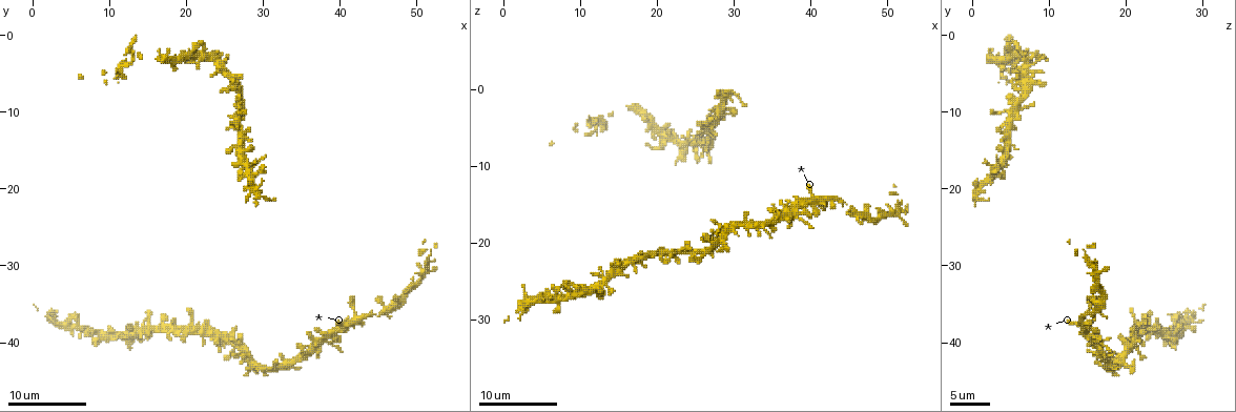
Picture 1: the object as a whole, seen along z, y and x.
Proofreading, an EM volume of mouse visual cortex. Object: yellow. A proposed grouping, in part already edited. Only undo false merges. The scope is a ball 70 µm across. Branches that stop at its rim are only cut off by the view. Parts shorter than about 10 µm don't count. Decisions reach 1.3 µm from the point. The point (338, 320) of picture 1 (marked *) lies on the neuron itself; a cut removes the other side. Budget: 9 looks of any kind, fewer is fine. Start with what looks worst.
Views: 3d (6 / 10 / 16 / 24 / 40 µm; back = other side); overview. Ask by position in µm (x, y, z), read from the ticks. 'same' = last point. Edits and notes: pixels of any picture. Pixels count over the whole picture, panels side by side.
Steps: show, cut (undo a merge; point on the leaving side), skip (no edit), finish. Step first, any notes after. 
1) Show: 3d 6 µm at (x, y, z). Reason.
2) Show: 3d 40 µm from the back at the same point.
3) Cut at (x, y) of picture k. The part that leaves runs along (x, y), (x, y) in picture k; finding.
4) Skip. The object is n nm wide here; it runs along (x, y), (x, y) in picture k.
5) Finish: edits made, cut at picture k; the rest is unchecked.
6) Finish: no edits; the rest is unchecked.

Show: 3d 6 µm at (17.5, 38.5, 21.5). Narrows sharply.

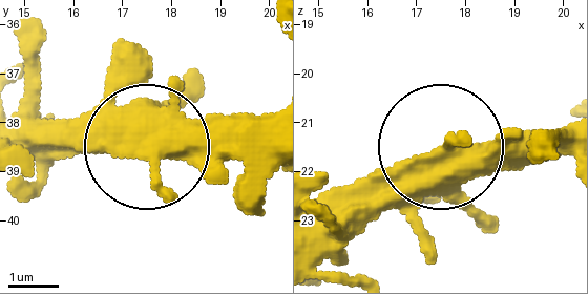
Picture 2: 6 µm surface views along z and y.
Skip. Continuous, no second neuron.

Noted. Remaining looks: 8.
Show: 3d 6 µm at (23.5, 39.0, 21.0). Narrows sharply.

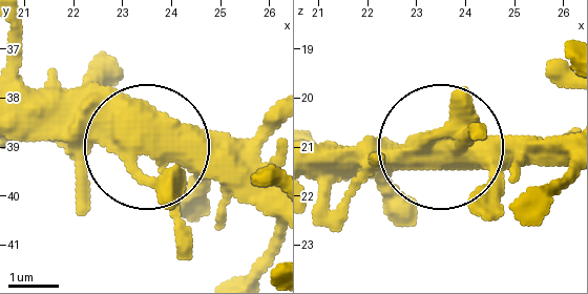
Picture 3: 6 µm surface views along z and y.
Show: 3d 6 µm from the back at (23.20, 39.30, 20.90). Other side.

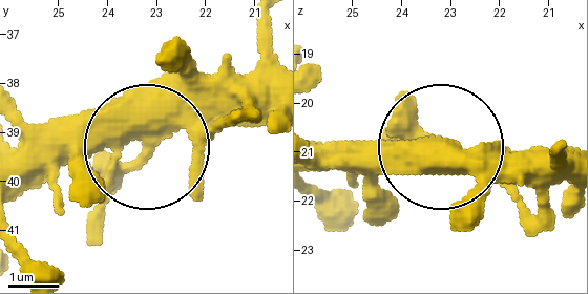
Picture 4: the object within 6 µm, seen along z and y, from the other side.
Skip. One neuron here.

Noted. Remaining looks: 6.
Show: 3d 10 µm at (27.5, 16.0, 3.5). Thin neck.

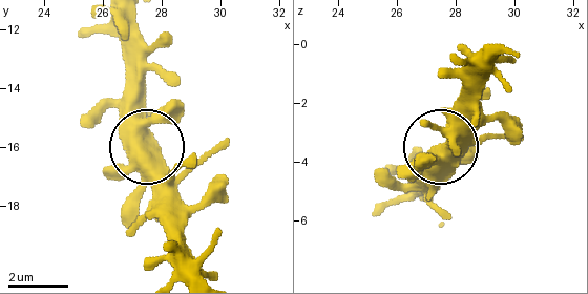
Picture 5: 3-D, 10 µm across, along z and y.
Skip. The object is 740 nm wide here; all the same neuron.

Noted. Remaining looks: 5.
Show: 3d 6 µm at (24.5, 4.0, 6.5). Thick turns thin.

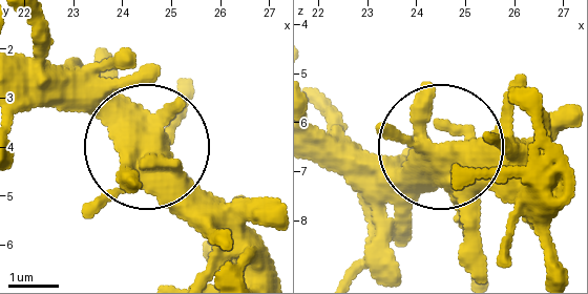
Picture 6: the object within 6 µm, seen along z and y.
Show: 3d 6 µm from the back at (24.25, 4.10, 6.65).

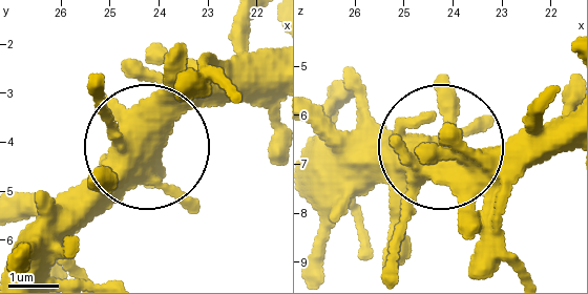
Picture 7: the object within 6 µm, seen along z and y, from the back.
Skip. All the same neuron.

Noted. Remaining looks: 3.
Finish: no edits; the rest is unchecked.

